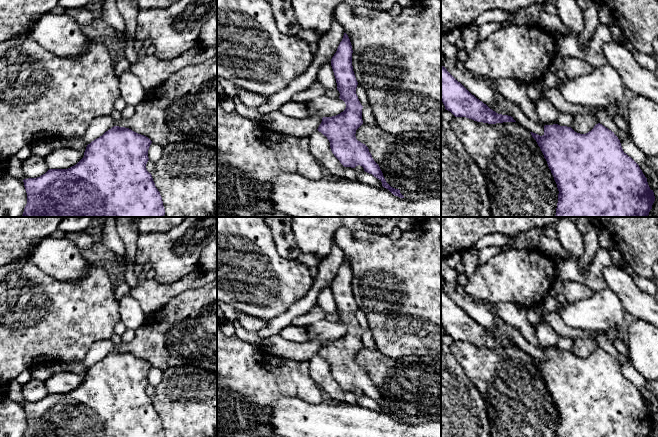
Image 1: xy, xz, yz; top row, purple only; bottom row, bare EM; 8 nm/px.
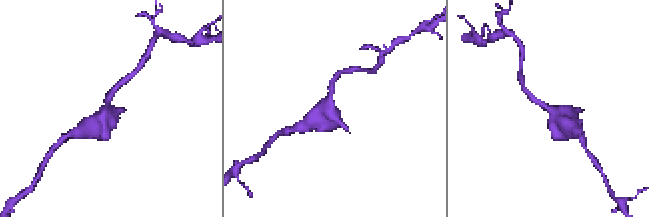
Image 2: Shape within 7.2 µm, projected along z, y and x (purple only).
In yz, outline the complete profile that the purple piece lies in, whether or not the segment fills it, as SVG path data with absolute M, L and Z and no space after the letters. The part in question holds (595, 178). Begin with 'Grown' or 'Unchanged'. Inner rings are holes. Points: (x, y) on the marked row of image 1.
Unchanged. M598 123L586 134L558 124L545 125L542 136L530 132L540 147L559 191L556 217L647 217L655 201L639 165L622 149L618 137Z

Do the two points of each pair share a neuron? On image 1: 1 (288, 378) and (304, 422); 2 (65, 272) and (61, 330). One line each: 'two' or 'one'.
1: two
2: two

